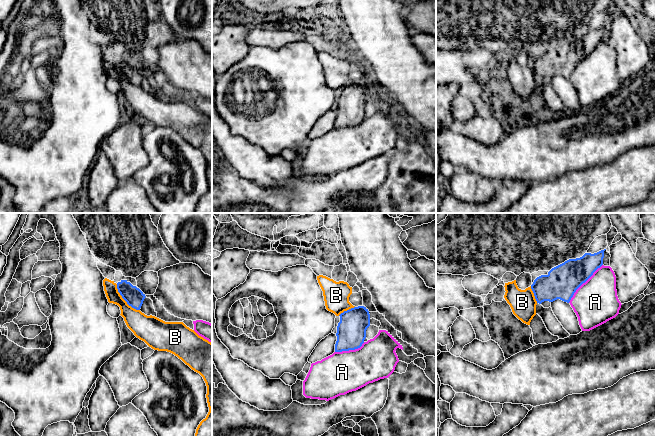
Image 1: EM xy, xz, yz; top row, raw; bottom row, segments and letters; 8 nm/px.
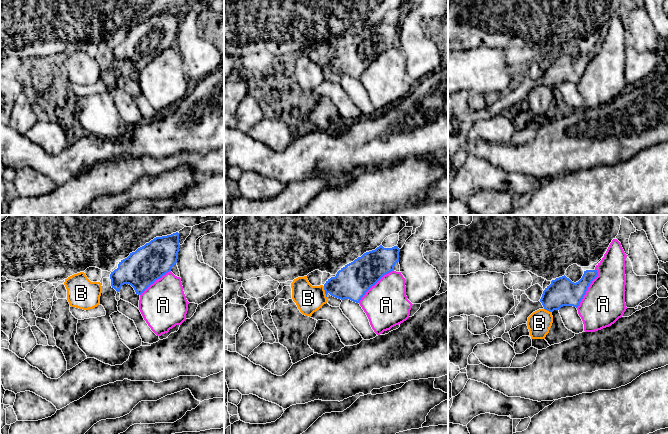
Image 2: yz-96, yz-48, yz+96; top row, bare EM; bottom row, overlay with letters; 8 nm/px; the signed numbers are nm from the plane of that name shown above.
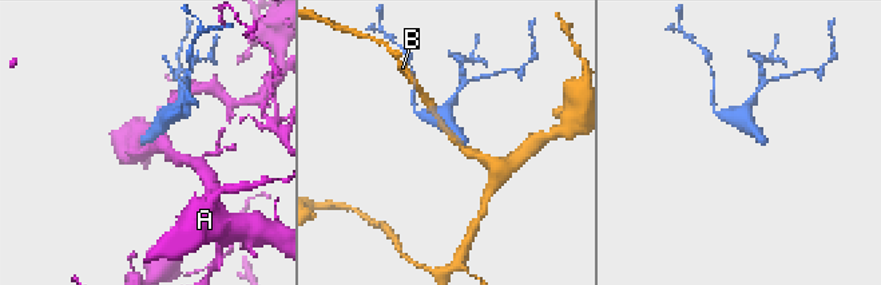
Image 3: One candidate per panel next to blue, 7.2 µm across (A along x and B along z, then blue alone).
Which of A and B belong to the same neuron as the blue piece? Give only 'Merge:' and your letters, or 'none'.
Merge: none

